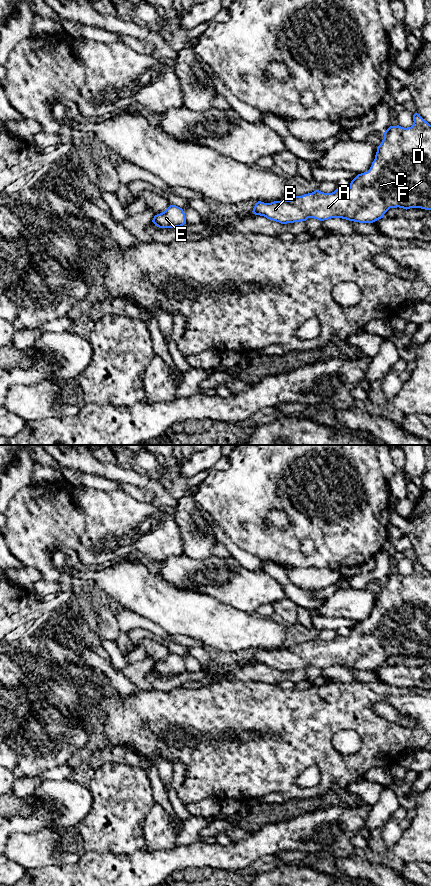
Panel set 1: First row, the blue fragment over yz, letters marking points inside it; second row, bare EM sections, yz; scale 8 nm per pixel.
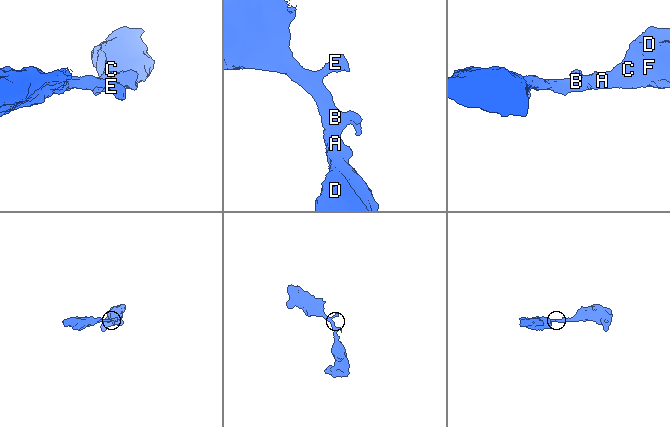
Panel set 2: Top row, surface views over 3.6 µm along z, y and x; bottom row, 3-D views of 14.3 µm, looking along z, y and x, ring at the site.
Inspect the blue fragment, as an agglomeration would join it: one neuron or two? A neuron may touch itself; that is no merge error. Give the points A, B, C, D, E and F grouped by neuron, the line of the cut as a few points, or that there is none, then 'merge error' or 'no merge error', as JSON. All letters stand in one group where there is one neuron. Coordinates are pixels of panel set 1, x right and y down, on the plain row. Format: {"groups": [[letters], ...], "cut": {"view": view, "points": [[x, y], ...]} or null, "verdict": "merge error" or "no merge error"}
{"groups": [["A", "B", "C", "D", "E", "F"]], "cut": null, "verdict": "no merge error"}

